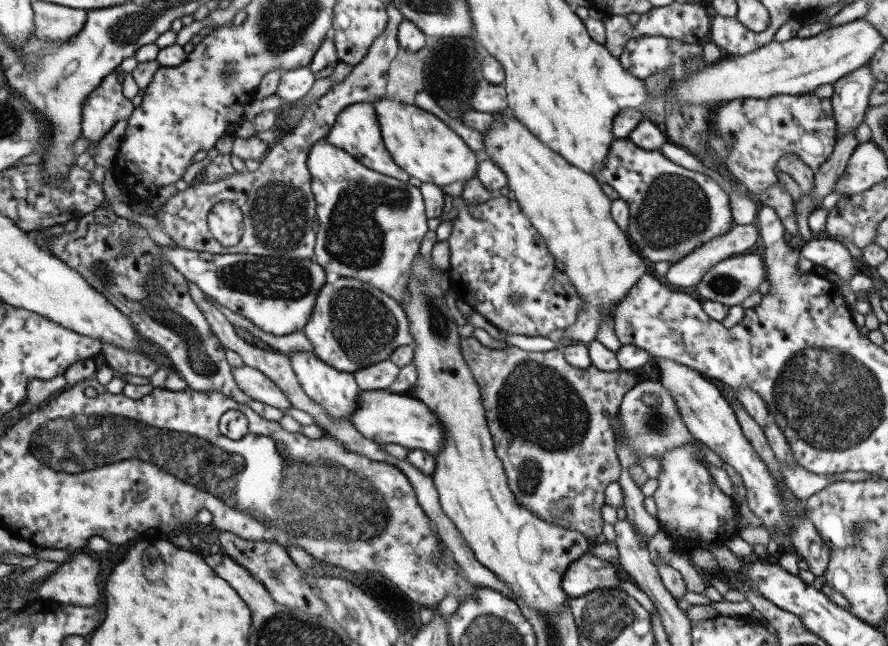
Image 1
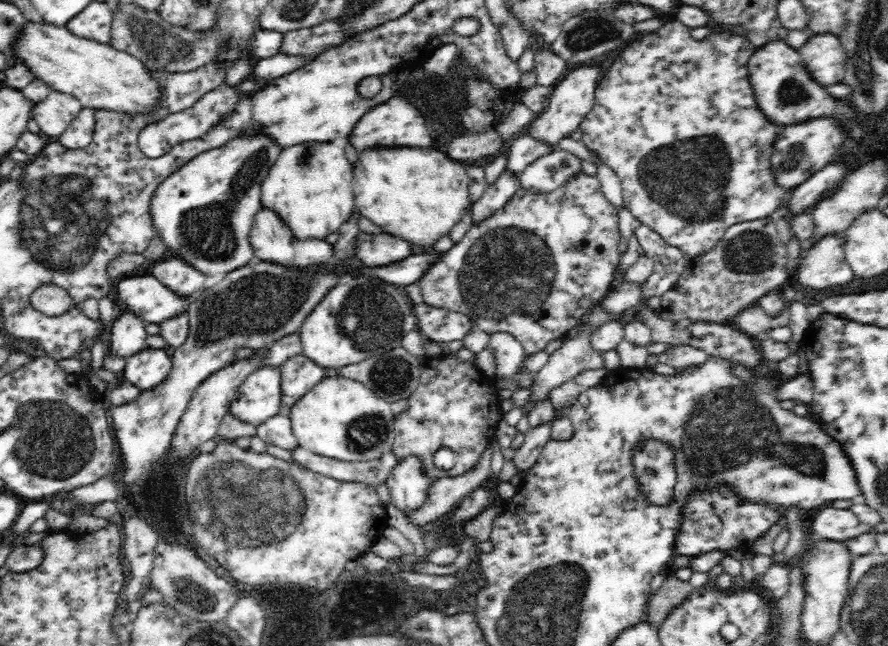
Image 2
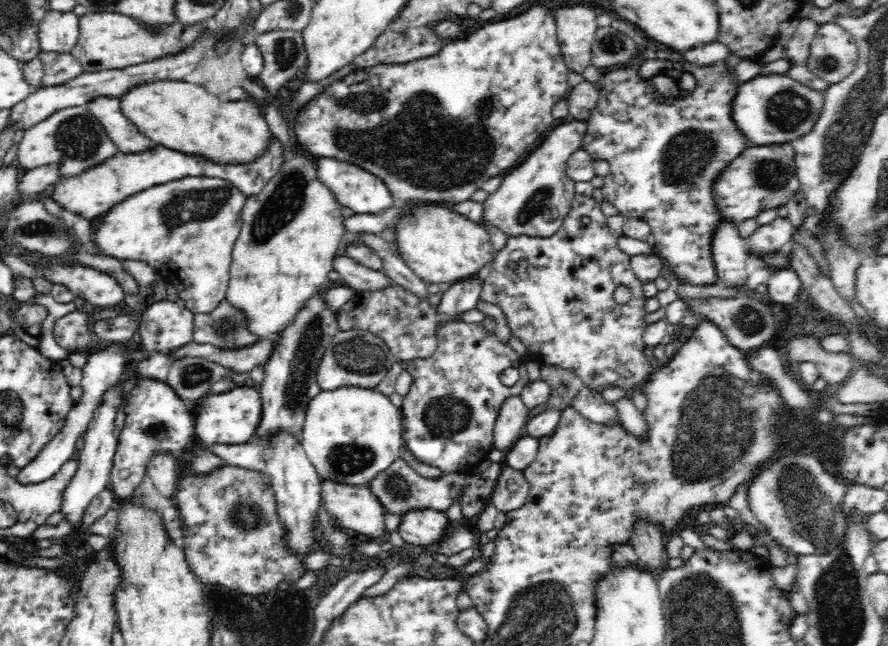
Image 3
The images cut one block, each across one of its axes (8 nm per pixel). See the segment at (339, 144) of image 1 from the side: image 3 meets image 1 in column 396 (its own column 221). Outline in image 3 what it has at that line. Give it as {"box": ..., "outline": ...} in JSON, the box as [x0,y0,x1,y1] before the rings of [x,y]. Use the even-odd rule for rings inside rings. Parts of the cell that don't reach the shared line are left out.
{"box":[51,136,284,222],"outline":[[[275,136],[265,153],[248,164],[217,164],[206,160],[203,156],[184,154],[161,145],[156,145],[154,149],[138,154],[124,154],[119,150],[118,153],[106,158],[98,166],[92,166],[76,176],[60,177],[54,184],[51,198],[63,209],[76,213],[85,220],[98,222],[102,221],[102,218],[106,218],[110,210],[118,205],[118,202],[126,200],[129,196],[151,186],[166,184],[166,182],[186,177],[221,178],[231,182],[240,192],[250,197],[260,194],[263,186],[266,186],[266,182],[270,182],[278,174],[278,170],[283,164],[282,153],[284,153],[284,148]]]}

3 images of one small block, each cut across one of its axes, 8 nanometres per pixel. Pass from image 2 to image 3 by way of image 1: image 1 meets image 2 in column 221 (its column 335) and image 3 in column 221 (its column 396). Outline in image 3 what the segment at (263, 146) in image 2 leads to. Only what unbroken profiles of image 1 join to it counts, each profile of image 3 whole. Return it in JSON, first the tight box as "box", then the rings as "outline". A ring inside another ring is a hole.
{"box":[93,177,247,314],"outline":[[[186,177],[151,186],[118,202],[106,218],[98,221],[93,243],[101,254],[153,266],[163,280],[176,288],[188,310],[208,314],[225,298],[232,251],[247,198],[221,178]]]}

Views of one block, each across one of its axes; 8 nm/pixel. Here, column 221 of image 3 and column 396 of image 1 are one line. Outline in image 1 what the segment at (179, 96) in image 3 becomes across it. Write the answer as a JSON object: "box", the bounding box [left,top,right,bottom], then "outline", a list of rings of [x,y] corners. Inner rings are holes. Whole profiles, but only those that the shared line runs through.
{"box":[373,97,477,186],"outline":[[[382,97],[373,103],[380,124],[381,138],[394,162],[410,176],[423,183],[448,186],[452,182],[468,182],[477,174],[476,152],[470,150],[449,126],[432,113],[417,106]]]}

